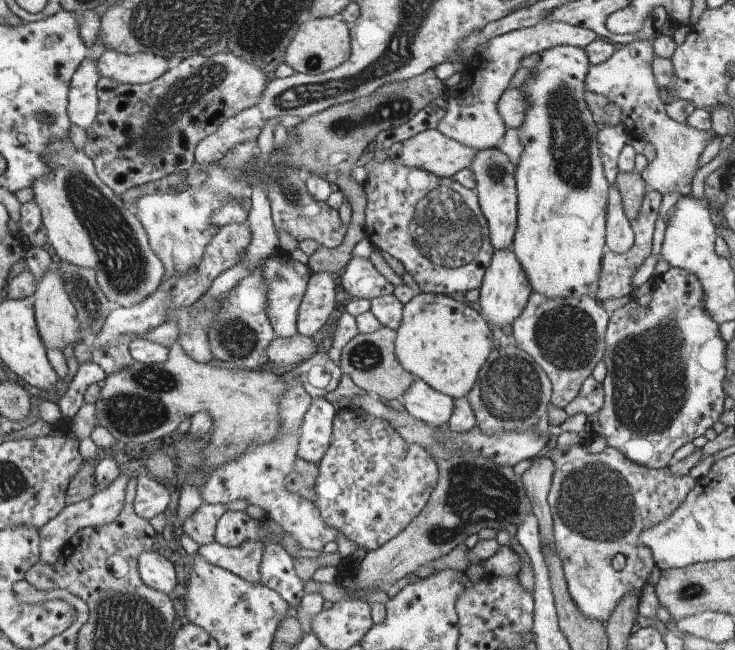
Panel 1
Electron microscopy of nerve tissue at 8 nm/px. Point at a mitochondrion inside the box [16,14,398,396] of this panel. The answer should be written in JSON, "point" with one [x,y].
{"point":[125,265]}

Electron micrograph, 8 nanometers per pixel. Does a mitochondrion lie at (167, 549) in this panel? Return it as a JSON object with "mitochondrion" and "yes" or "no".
{"mitochondrion":"no"}

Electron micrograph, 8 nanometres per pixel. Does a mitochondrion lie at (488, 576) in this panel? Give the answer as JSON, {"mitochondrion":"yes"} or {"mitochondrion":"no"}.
{"mitochondrion":"no"}

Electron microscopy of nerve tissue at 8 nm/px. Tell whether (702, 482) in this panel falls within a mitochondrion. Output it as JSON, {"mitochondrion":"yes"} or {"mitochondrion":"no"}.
{"mitochondrion":"no"}

